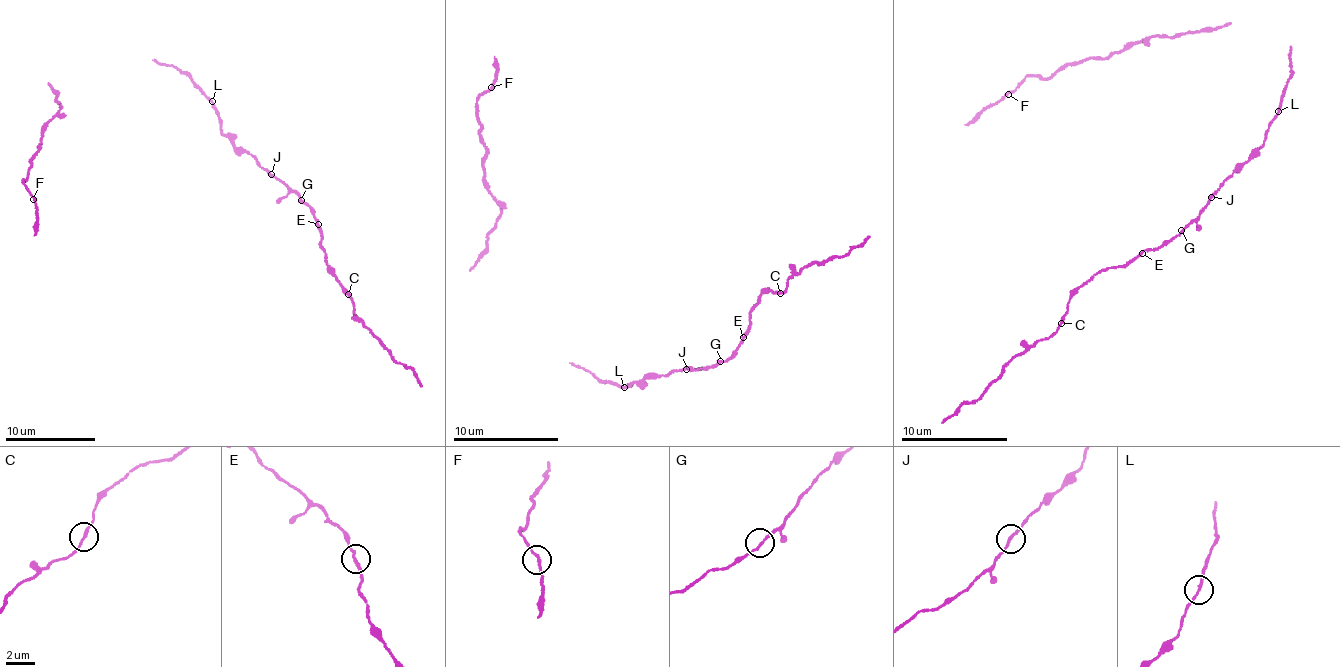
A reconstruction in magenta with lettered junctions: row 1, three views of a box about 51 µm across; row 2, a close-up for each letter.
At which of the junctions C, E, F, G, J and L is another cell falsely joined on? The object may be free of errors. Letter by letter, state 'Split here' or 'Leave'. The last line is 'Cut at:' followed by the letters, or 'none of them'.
C: Leave
E: Leave
F: Leave
G: Leave
J: Leave
L: Leave
Cut at: none of them

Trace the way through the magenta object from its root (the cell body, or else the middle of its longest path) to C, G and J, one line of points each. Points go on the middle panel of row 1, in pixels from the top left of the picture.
C: (622, 387), (727, 359), (751, 326), (750, 309), (758, 296), (765, 290), (780, 292)
G: (622, 387), (632, 383), (639, 384), (647, 377), (668, 376), (675, 369), (704, 368), (720, 361)
J: (622, 387), (632, 383), (639, 384), (647, 377), (668, 376), (675, 369), (686, 369)

